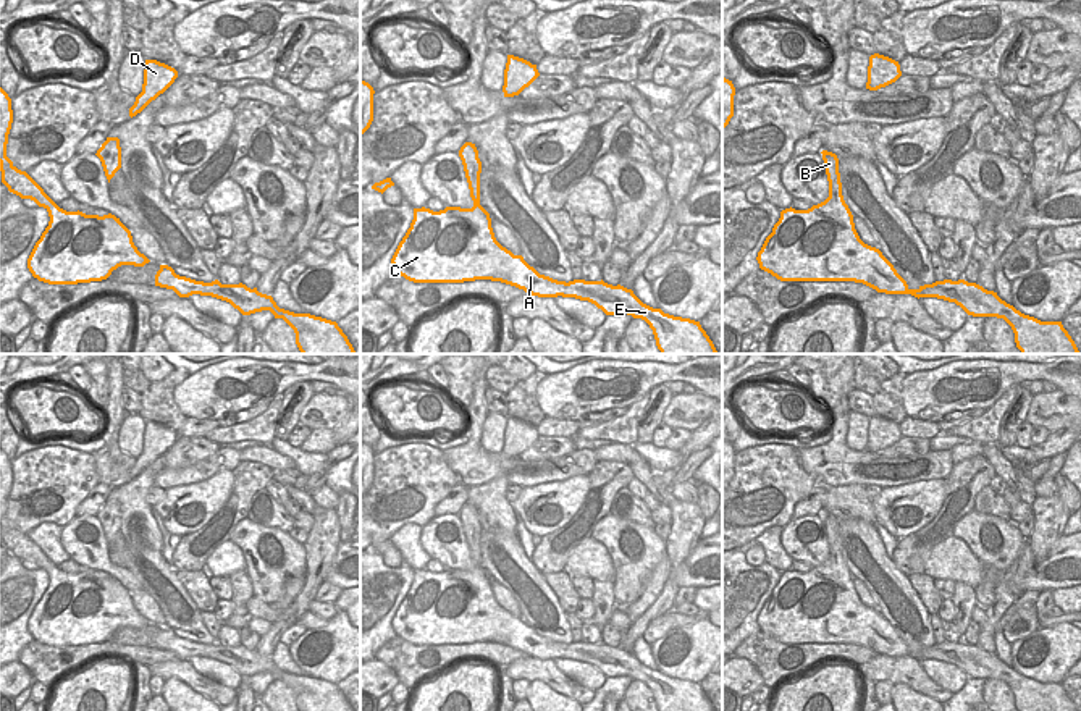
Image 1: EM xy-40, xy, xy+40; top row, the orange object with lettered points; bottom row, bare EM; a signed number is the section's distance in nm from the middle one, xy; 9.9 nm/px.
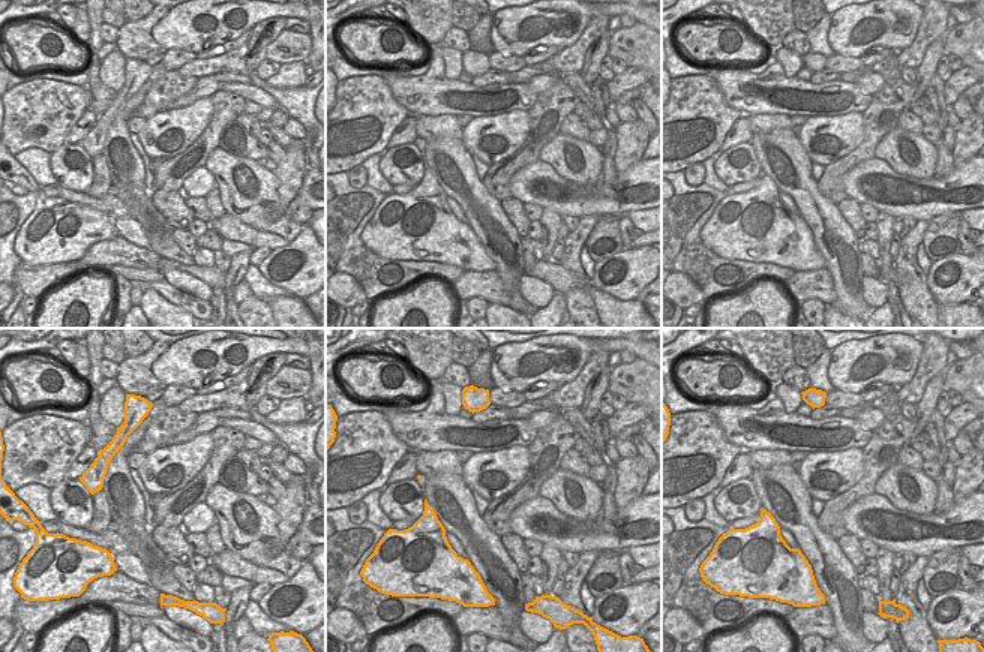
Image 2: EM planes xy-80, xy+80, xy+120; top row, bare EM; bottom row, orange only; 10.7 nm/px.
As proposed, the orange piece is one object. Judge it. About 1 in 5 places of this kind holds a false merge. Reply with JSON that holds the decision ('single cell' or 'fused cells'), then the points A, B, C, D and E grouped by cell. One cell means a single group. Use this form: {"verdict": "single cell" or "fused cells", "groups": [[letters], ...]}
{"verdict": "single cell", "groups": [["A", "B", "C", "D", "E"]]}

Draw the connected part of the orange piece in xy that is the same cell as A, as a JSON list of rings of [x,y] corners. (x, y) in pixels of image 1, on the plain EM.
[[[465,504],[459,519],[464,527],[465,540],[473,562],[472,570],[446,569],[433,574],[430,570],[414,570],[414,582],[406,598],[399,604],[391,625],[397,637],[414,645],[464,645],[475,642],[501,643],[538,659],[575,659],[588,663],[606,677],[632,677],[645,682],[653,692],[658,711],[716,711],[700,684],[664,675],[643,666],[632,651],[620,646],[612,648],[601,643],[557,643],[540,637],[522,617],[514,617],[503,609],[493,595],[490,575],[480,567],[480,535],[482,524],[475,506]]]

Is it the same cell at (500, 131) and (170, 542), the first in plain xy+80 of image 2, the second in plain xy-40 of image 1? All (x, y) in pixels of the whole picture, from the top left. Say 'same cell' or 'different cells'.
different cells

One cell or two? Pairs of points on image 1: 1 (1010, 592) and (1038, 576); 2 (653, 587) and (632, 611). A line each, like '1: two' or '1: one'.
1: two
2: one

